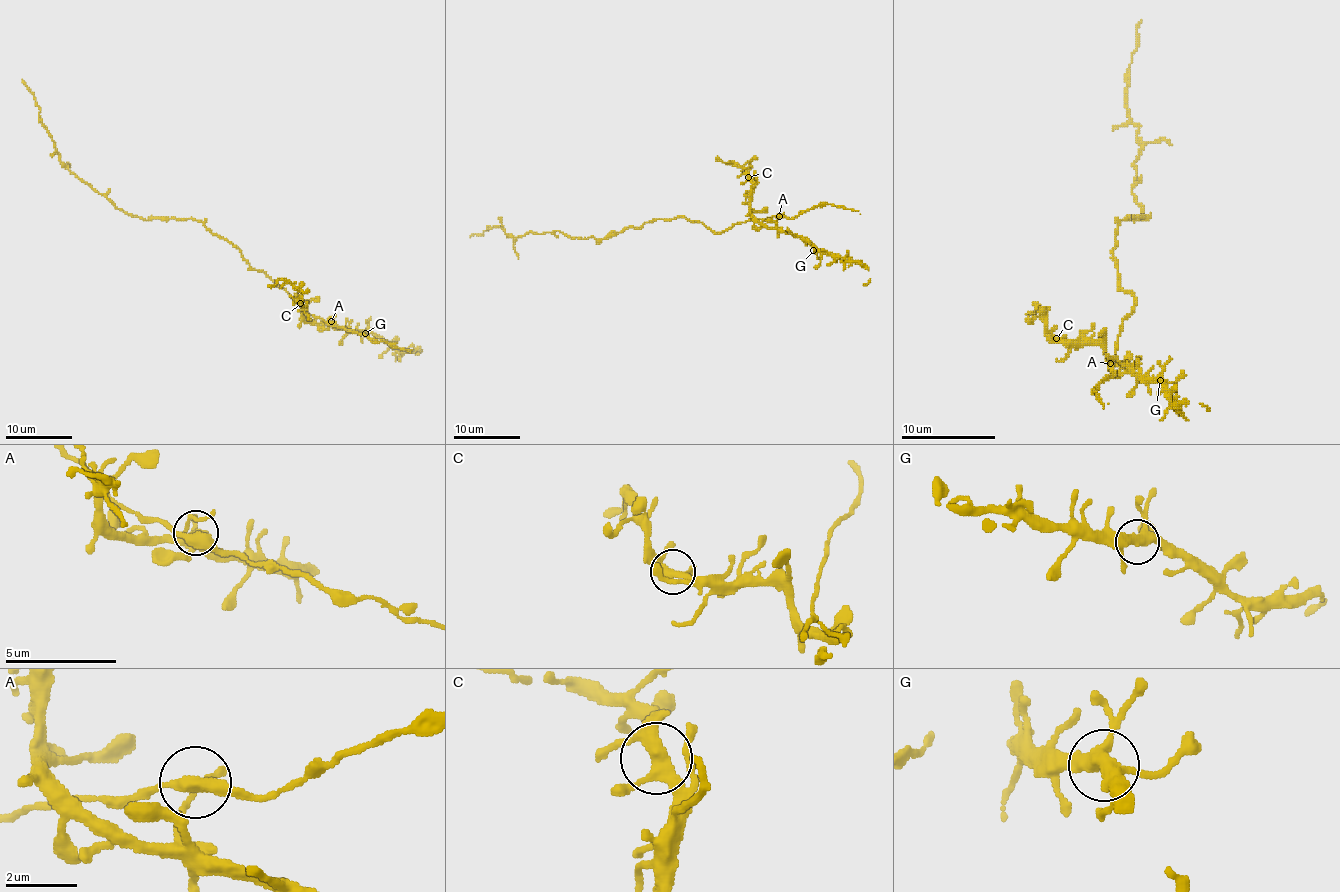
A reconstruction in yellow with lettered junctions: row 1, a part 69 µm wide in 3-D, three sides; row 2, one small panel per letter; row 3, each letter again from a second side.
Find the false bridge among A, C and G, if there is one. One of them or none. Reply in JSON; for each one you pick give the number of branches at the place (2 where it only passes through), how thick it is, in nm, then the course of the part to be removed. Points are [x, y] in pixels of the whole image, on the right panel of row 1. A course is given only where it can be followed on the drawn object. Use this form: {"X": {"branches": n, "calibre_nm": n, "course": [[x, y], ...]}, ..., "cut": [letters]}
{"cut": []}

